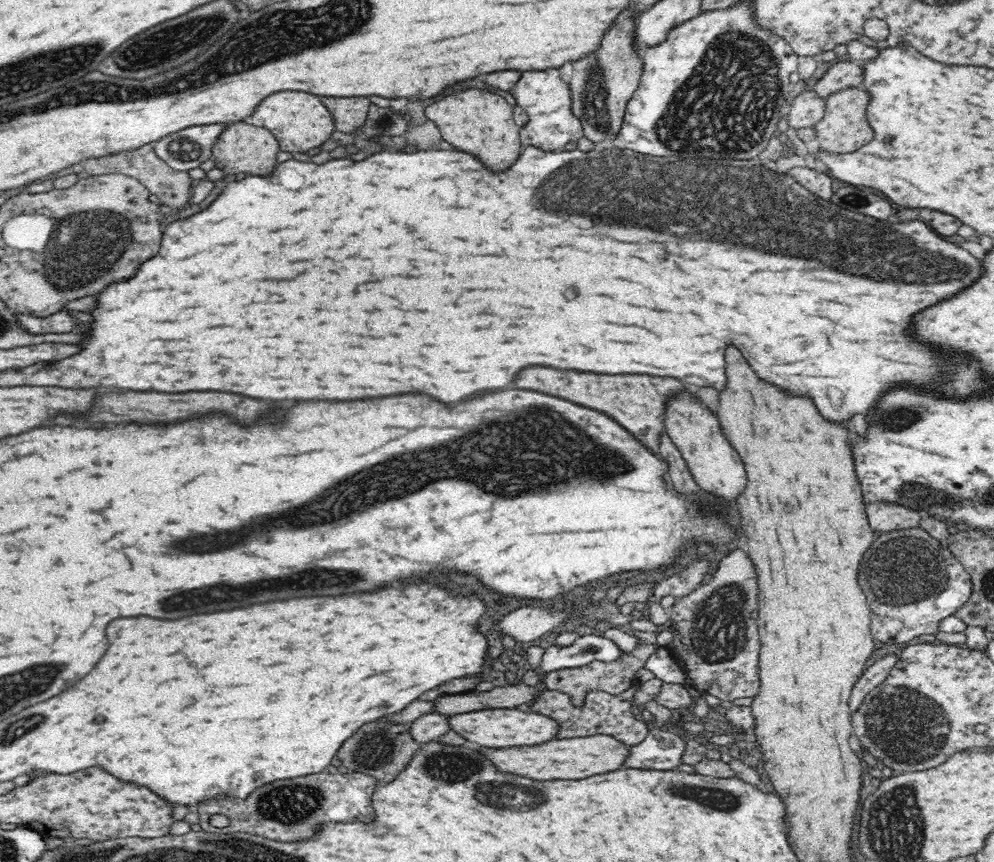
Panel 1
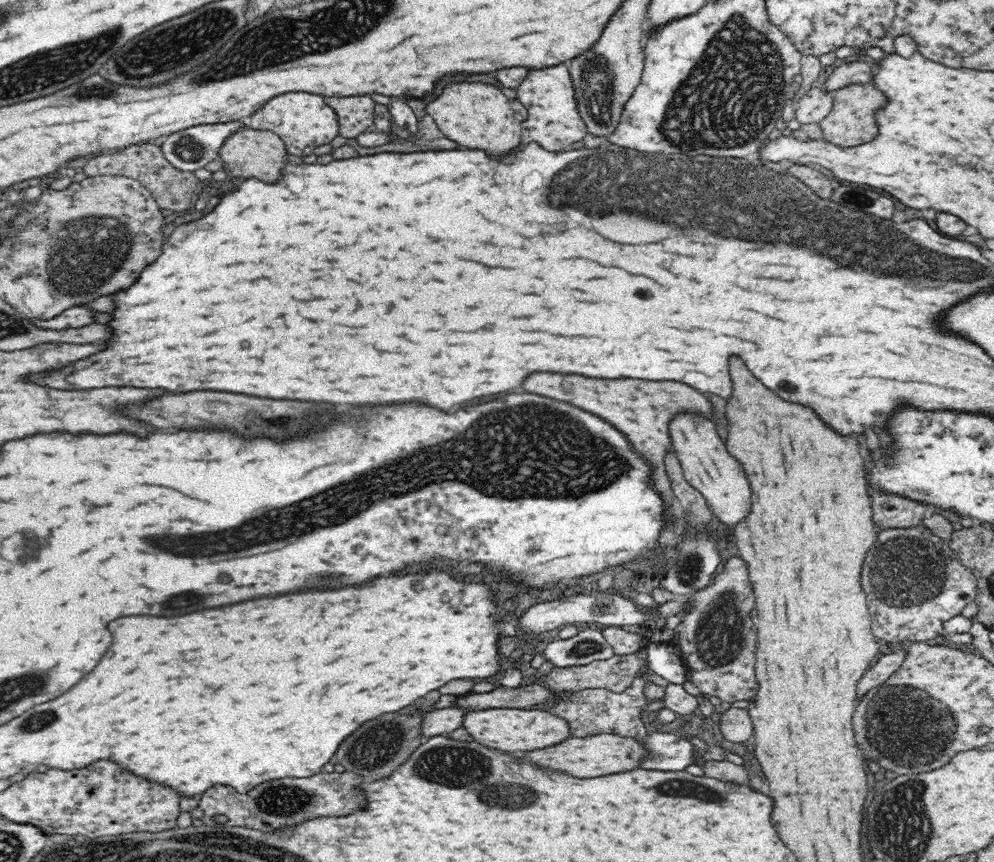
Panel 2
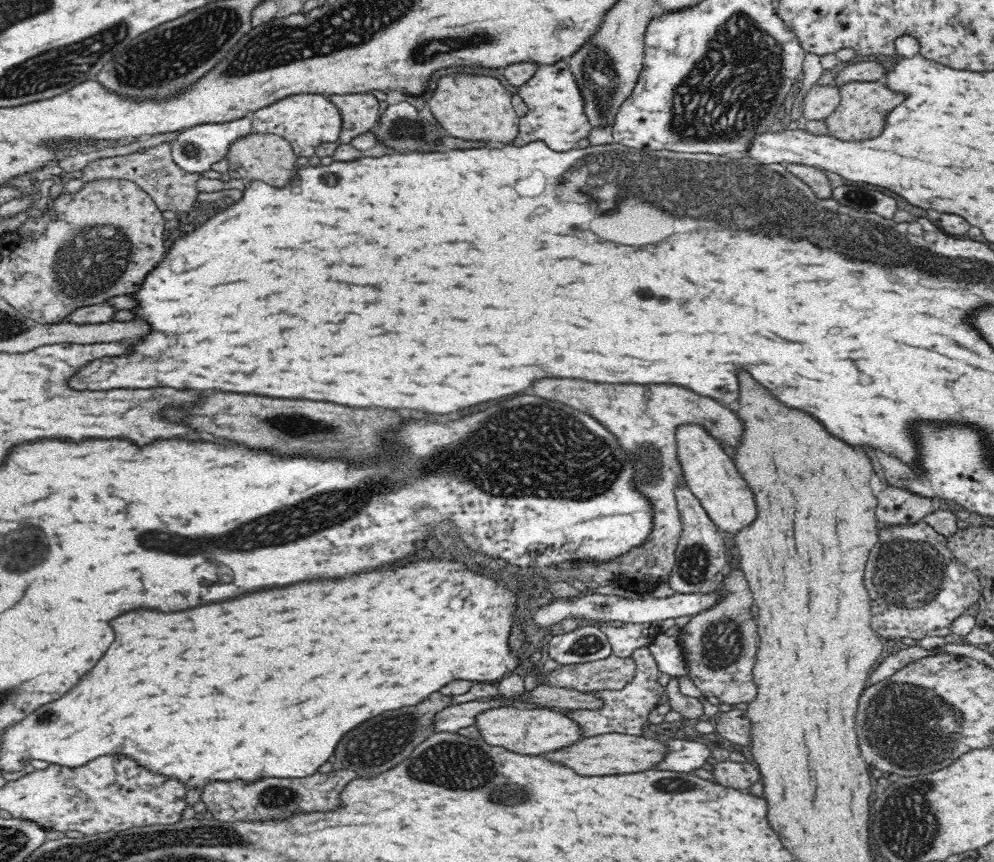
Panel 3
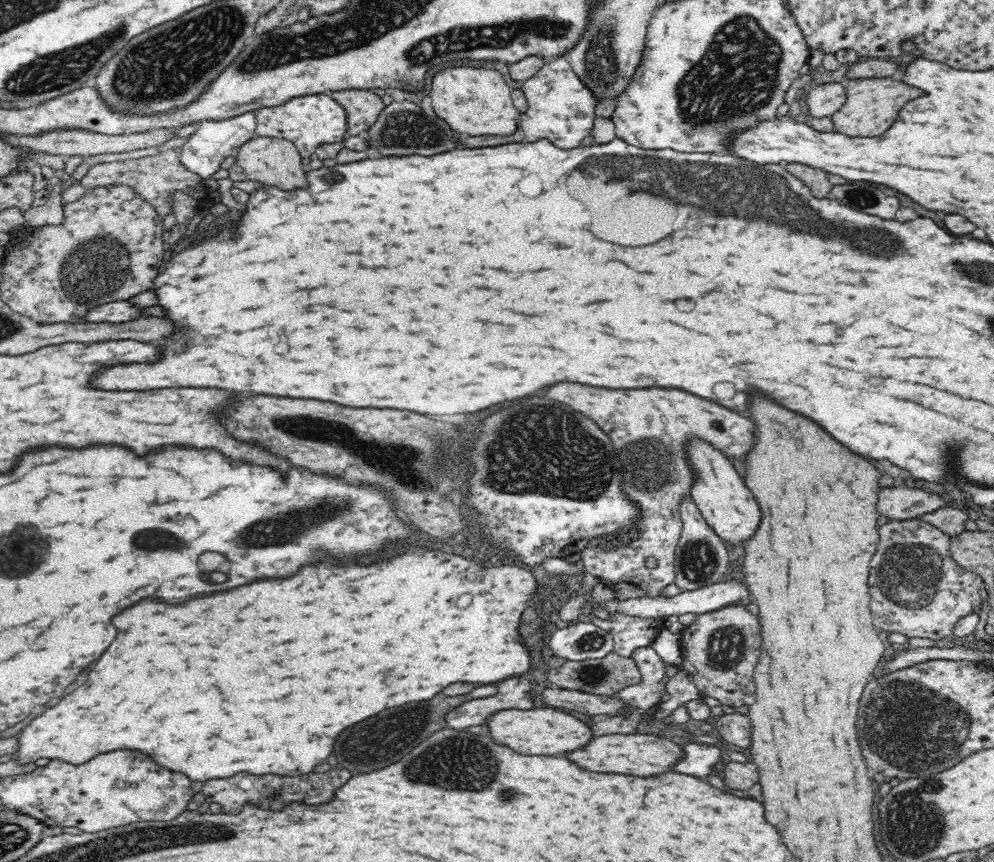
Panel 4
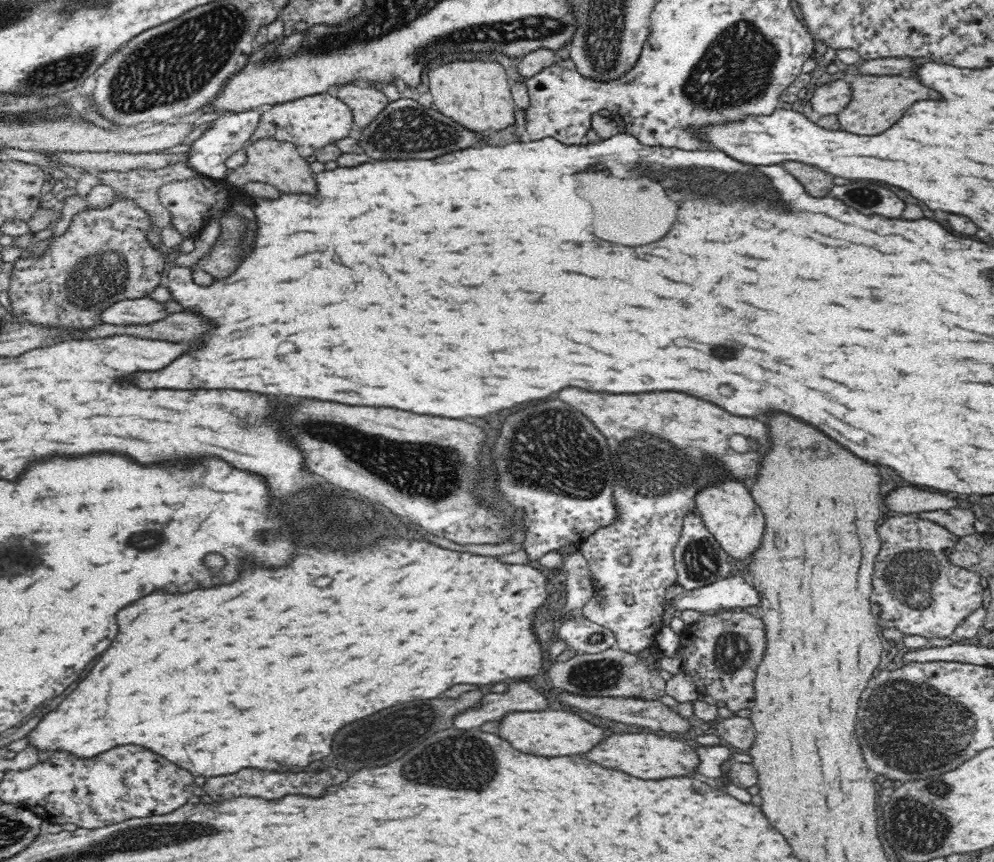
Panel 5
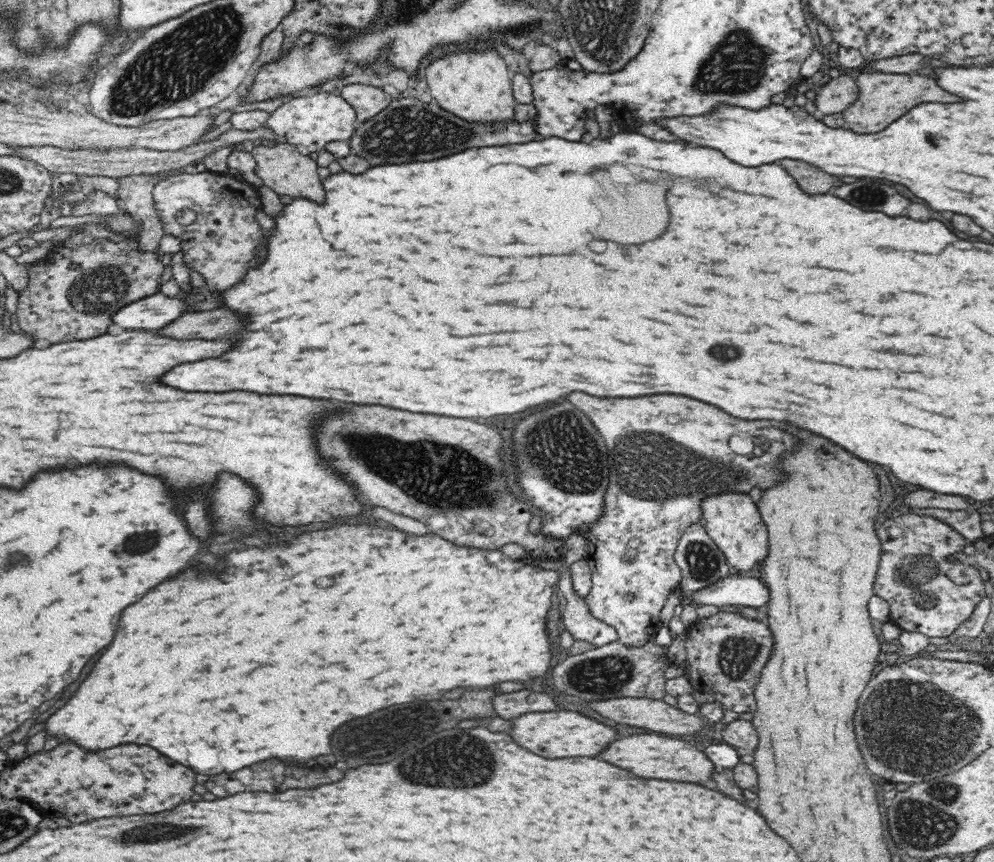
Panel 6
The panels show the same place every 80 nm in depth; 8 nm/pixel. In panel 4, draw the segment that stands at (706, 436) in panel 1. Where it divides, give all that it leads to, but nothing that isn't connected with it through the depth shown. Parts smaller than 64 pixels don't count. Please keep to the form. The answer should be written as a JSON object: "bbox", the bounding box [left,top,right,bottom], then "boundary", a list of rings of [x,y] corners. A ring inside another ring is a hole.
{"bbox":[684,436,760,545],"boundary":[[[692,436],[688,438],[688,444],[684,444],[684,450],[688,466],[692,467],[690,495],[702,516],[724,542],[742,545],[744,540],[748,540],[756,532],[760,524],[760,510],[752,492],[744,486],[744,480],[740,478],[730,459],[714,446],[710,446],[706,440]]]}

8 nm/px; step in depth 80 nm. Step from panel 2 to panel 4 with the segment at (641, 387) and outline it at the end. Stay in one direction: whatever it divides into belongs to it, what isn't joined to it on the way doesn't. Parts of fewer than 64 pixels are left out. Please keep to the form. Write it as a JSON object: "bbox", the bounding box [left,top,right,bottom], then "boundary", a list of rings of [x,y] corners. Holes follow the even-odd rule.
{"bbox":[544,382,754,598],"boundary":[[[562,382],[548,386],[544,396],[564,402],[578,412],[590,416],[614,442],[618,458],[624,462],[624,492],[642,510],[638,538],[616,550],[596,550],[592,544],[582,552],[586,572],[600,578],[613,591],[615,598],[642,598],[660,596],[662,588],[674,583],[675,552],[683,529],[678,512],[680,498],[690,493],[692,467],[684,460],[684,444],[688,438],[697,436],[708,440],[714,448],[720,448],[728,458],[744,460],[744,454],[752,448],[754,422],[738,416],[736,412],[692,396],[684,390],[666,388],[630,388],[610,390],[592,388],[574,382]],[[646,558],[656,558],[656,568],[646,567]]]}

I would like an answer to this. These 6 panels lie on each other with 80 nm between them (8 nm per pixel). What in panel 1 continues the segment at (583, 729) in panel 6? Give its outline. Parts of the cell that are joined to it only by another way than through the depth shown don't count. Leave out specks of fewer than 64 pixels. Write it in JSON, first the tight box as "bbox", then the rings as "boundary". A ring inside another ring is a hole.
{"bbox":[448,708,558,748],"boundary":[[[494,708],[481,711],[464,712],[448,716],[450,731],[456,732],[470,744],[477,747],[506,748],[516,746],[534,746],[555,739],[558,723],[541,715],[520,711],[516,708]]]}

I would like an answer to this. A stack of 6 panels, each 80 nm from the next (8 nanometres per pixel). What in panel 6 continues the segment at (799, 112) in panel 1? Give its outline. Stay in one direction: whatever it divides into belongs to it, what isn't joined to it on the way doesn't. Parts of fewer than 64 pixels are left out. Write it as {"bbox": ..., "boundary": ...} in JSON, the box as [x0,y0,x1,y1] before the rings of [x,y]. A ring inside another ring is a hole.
{"bbox":[814,74,856,114],"boundary":[[[841,74],[822,85],[814,102],[822,114],[836,114],[846,110],[856,100],[856,96],[856,81],[850,75]]]}

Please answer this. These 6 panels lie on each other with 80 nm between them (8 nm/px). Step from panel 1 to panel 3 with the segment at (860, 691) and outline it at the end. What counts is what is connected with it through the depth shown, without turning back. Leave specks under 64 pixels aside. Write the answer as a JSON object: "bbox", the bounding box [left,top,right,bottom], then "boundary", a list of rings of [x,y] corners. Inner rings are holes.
{"bbox":[867,647,945,688],"boundary":[[[909,647],[906,648],[906,650],[900,650],[896,654],[892,653],[884,658],[884,660],[878,664],[876,670],[869,675],[867,688],[874,686],[874,684],[878,684],[878,682],[887,680],[890,676],[893,676],[898,672],[898,670],[904,668],[908,662],[912,662],[912,660],[916,660],[916,658],[935,653],[942,653],[944,651],[945,650],[942,647],[931,650],[924,650],[924,648],[921,647]]]}

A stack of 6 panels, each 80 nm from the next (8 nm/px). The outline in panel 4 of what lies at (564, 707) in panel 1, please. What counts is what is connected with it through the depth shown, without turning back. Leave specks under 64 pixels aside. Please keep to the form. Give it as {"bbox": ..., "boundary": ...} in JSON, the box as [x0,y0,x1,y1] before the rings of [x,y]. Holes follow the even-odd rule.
{"bbox":[586,647,666,737],"boundary":[[[651,647],[637,648],[631,654],[637,668],[639,669],[640,682],[632,684],[614,692],[612,697],[616,697],[618,701],[622,701],[622,710],[618,714],[591,714],[587,716],[586,725],[590,726],[593,737],[602,736],[602,734],[634,734],[638,729],[638,725],[646,722],[648,714],[661,702],[660,699],[666,693],[665,684],[662,683],[662,676],[666,674],[665,664],[662,662],[660,655]]]}

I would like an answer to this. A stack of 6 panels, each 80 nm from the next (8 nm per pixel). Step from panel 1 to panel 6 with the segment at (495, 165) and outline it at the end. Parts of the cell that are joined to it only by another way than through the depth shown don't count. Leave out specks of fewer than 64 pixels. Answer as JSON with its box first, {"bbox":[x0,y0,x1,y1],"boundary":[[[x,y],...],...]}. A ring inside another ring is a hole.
{"bbox":[426,50,515,124],"boundary":[[[496,50],[462,52],[436,60],[426,68],[428,93],[444,111],[473,124],[498,124],[515,115],[512,75]]]}

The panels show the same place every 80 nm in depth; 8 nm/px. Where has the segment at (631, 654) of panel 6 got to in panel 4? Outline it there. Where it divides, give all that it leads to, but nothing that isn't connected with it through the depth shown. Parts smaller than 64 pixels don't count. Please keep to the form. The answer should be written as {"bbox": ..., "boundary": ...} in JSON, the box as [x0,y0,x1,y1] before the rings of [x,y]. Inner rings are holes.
{"bbox":[547,651,640,696],"boundary":[[[612,651],[604,658],[583,661],[565,661],[560,668],[550,669],[547,678],[552,688],[574,689],[590,694],[611,696],[628,685],[638,684],[640,674],[632,657],[623,657]]]}

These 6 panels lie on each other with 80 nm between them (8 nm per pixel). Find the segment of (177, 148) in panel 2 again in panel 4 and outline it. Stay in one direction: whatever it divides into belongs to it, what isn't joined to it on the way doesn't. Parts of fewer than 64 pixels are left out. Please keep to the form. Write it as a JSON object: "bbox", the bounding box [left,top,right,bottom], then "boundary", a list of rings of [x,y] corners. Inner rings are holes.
{"bbox":[178,112,256,178],"boundary":[[[254,112],[244,113],[240,116],[228,118],[228,120],[219,121],[200,121],[196,131],[191,134],[186,142],[180,146],[182,151],[180,152],[178,159],[180,163],[188,169],[188,171],[198,174],[201,178],[210,178],[216,170],[220,170],[220,164],[224,162],[228,156],[235,156],[238,150],[247,140],[252,139],[255,135],[256,119],[254,118]]]}

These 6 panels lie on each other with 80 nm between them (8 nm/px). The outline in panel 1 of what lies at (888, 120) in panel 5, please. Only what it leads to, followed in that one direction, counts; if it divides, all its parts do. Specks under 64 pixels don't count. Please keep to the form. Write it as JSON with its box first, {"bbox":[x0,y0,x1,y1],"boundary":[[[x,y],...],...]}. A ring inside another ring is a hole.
{"bbox":[814,87,874,156],"boundary":[[[862,87],[847,88],[827,96],[824,102],[824,116],[814,126],[820,152],[826,152],[831,156],[856,152],[856,148],[862,148],[874,138],[872,128],[866,122],[868,102],[870,102],[870,95]]]}

